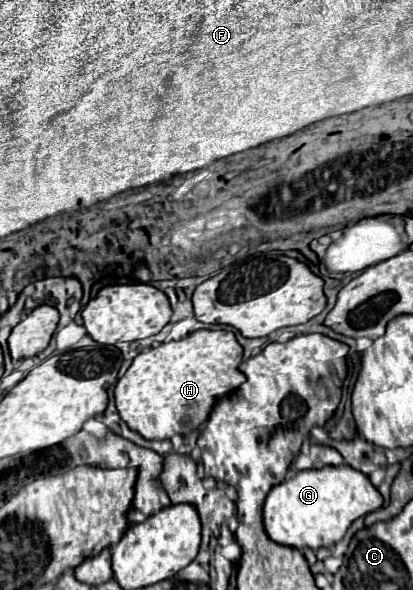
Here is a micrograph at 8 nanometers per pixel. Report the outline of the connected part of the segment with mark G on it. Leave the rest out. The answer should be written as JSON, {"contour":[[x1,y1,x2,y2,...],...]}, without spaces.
{"contour":[[348,464,304,470,270,490,264,502,264,526,268,536,282,546,292,546,298,550,318,550,322,546,330,548,344,538,356,518,378,510,382,502,380,492,372,486,368,476]]}

